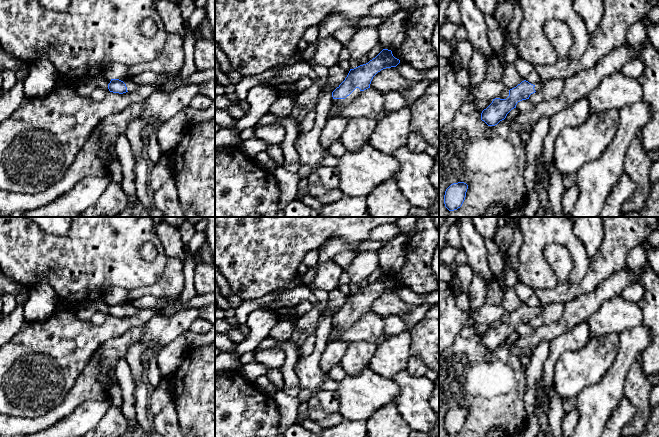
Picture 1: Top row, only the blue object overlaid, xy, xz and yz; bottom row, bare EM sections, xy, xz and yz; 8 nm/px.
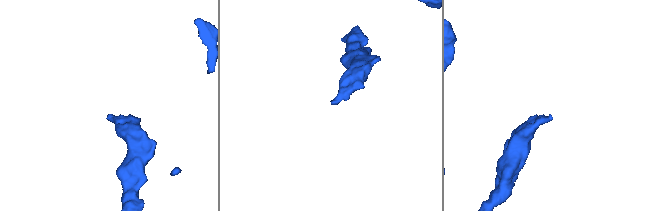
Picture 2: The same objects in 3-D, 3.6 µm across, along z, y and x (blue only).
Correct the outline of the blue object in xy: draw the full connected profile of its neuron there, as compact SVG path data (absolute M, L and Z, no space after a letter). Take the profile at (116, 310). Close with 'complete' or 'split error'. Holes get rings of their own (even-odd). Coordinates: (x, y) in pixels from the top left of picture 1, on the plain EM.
M126 301L120 303L111 303L108 308L110 316L123 318L135 314L136 308Z; split error

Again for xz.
M383 273L375 282L368 287L350 293L345 304L332 316L332 321L337 330L344 329L359 319L361 315L370 312L373 301L383 293L396 291L400 284L395 282L391 274Z; split error

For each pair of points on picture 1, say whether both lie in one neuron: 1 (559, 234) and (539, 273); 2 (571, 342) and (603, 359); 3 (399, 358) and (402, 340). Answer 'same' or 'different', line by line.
1: same
2: different
3: same

